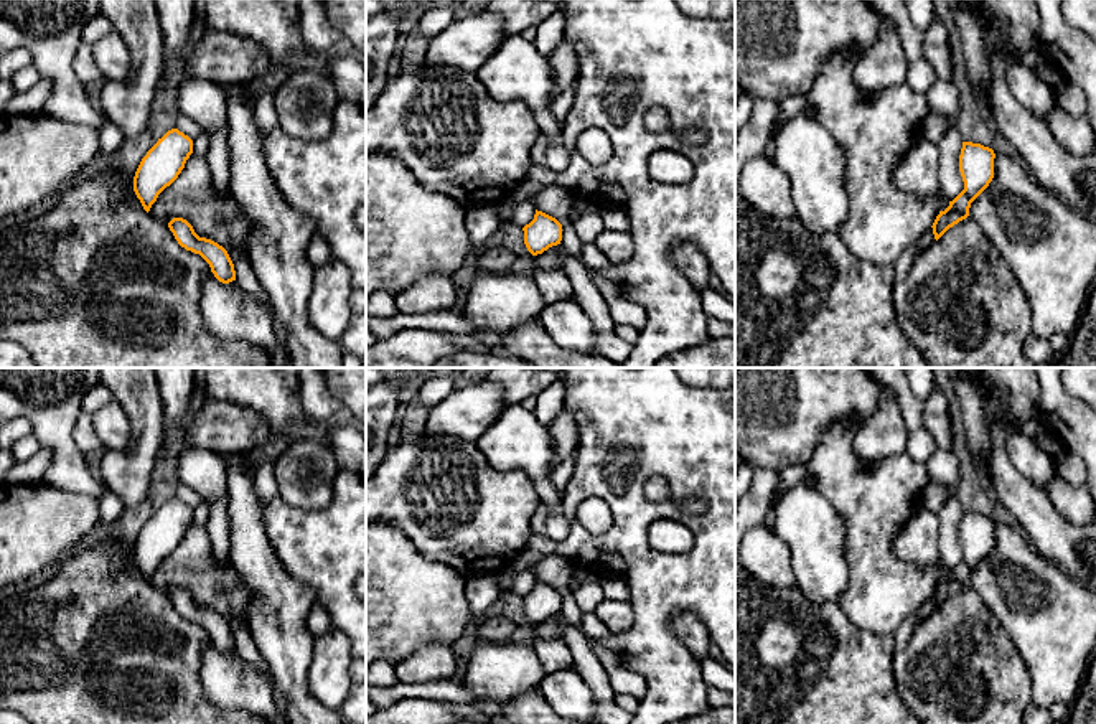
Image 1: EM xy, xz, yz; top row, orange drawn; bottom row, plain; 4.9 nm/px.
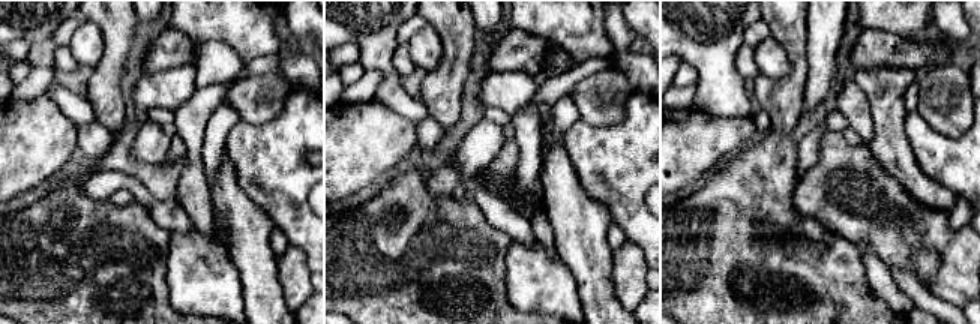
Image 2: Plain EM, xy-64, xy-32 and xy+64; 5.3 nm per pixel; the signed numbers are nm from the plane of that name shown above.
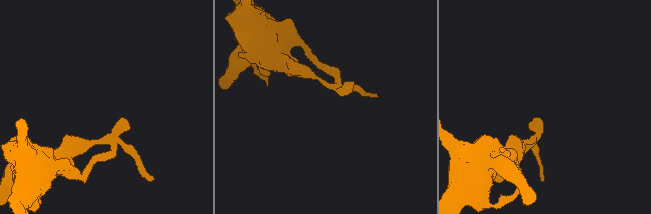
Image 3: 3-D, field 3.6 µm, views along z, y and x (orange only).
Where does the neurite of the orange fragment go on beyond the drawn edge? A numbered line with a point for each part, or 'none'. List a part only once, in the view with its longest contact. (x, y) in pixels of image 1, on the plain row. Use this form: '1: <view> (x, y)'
1: xy (163, 480)

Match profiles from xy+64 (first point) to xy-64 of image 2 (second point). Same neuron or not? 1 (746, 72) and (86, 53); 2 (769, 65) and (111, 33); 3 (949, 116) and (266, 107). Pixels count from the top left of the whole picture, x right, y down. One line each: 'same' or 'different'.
1: different
2: different
3: same

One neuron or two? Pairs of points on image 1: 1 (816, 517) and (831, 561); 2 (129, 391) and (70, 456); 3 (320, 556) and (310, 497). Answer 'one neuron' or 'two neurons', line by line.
1: one neuron
2: two neurons
3: two neurons

